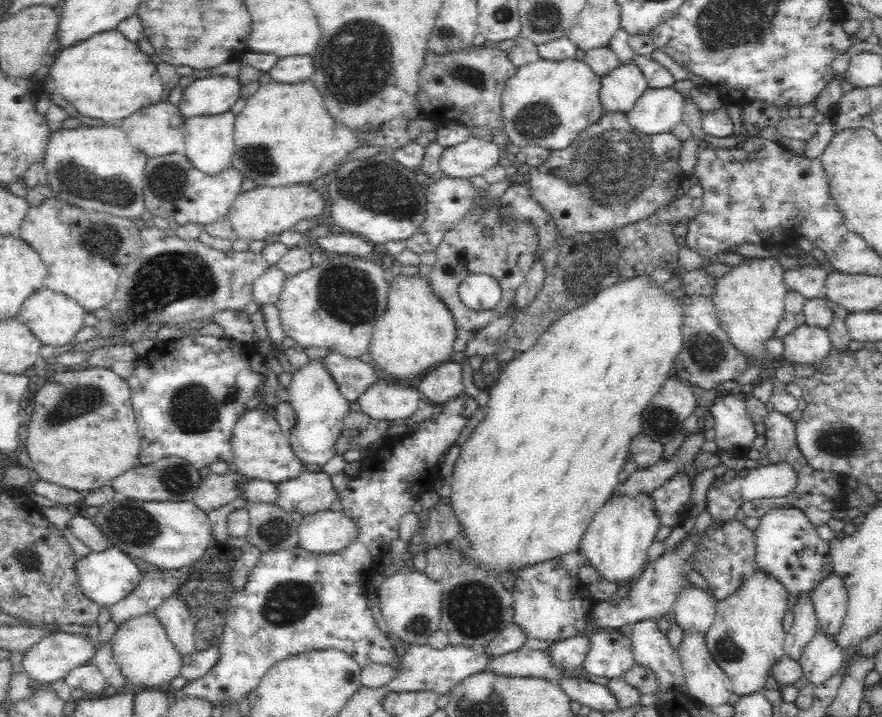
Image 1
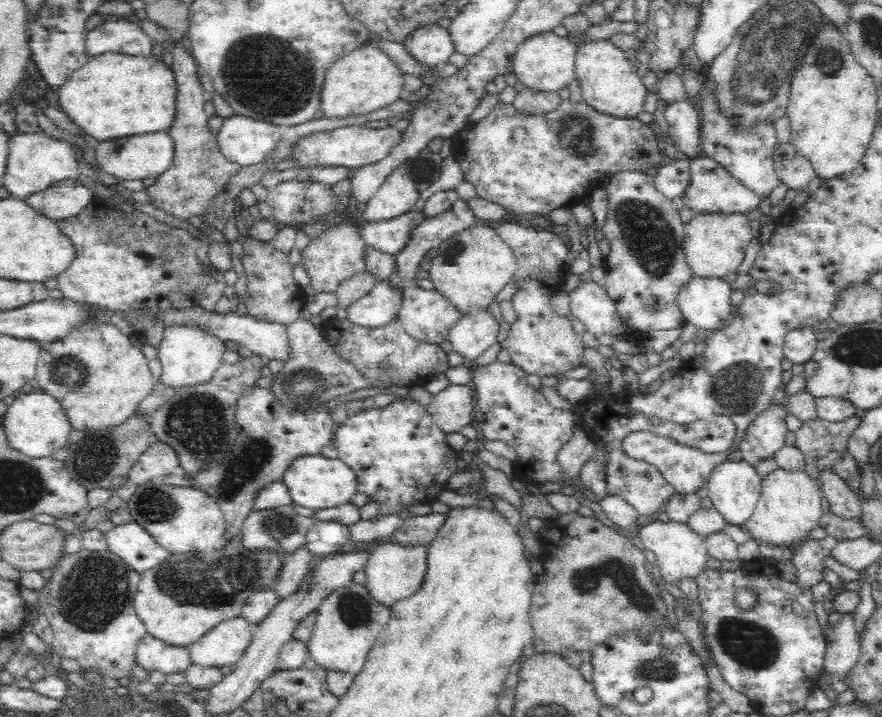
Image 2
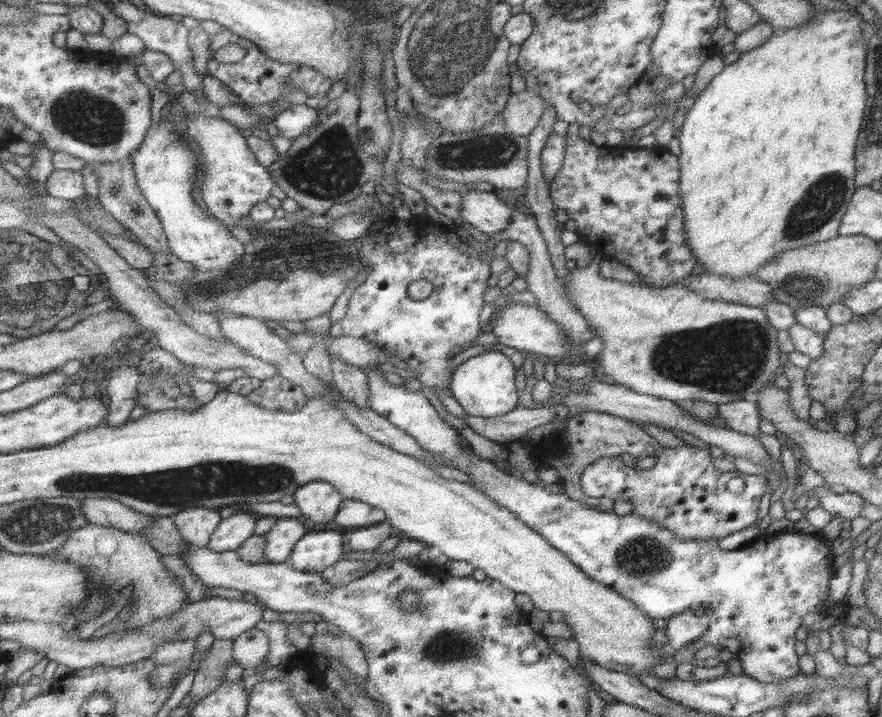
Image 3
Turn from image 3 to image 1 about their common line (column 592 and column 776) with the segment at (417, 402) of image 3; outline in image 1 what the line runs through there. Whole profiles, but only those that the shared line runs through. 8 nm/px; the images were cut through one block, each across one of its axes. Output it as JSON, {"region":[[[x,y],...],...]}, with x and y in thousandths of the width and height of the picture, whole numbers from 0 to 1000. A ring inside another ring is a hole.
{"region":[[[882,707],[862,721],[861,735],[856,739],[856,789],[858,795],[870,798],[880,805],[889,816],[893,828],[907,831],[918,828],[944,798],[944,781],[940,773],[940,756],[933,753],[925,743],[925,735],[916,725],[913,714],[907,709]]]}

